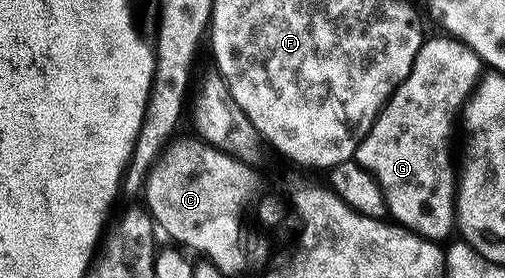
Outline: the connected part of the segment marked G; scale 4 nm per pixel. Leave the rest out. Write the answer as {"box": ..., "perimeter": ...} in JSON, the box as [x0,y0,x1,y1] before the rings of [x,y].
{"box":[355,35,483,239],"perimeter":[[[448,35],[440,36],[441,37],[433,37],[430,41],[429,38],[422,40],[421,46],[419,47],[419,55],[415,55],[415,63],[411,67],[407,79],[403,79],[403,83],[400,87],[389,96],[385,106],[373,121],[373,126],[369,129],[369,133],[357,145],[355,154],[356,161],[376,179],[381,188],[385,196],[385,208],[388,216],[392,218],[396,224],[407,229],[412,229],[413,232],[417,233],[419,236],[430,239],[442,239],[441,237],[447,236],[449,232],[454,232],[455,229],[455,161],[449,158],[449,136],[453,133],[453,120],[455,120],[456,117],[458,120],[459,114],[462,112],[469,94],[473,91],[483,71],[483,62],[481,58],[478,57],[475,50],[471,47],[467,47],[461,41],[458,41],[456,37],[450,37]]]}

